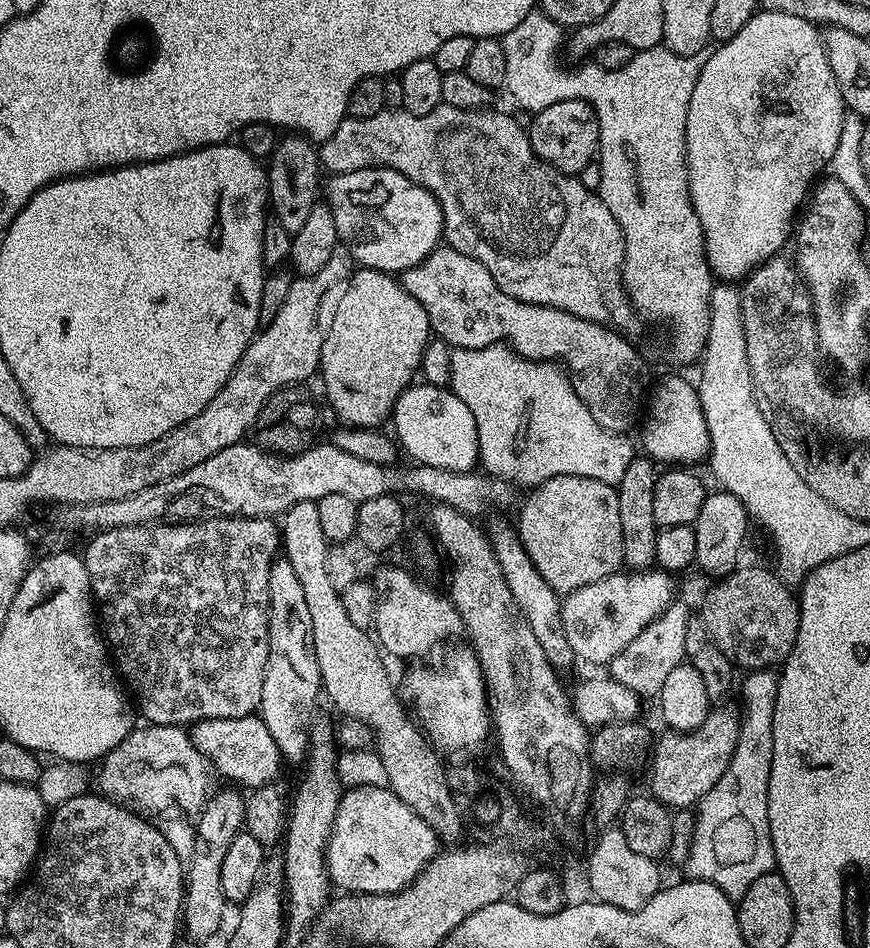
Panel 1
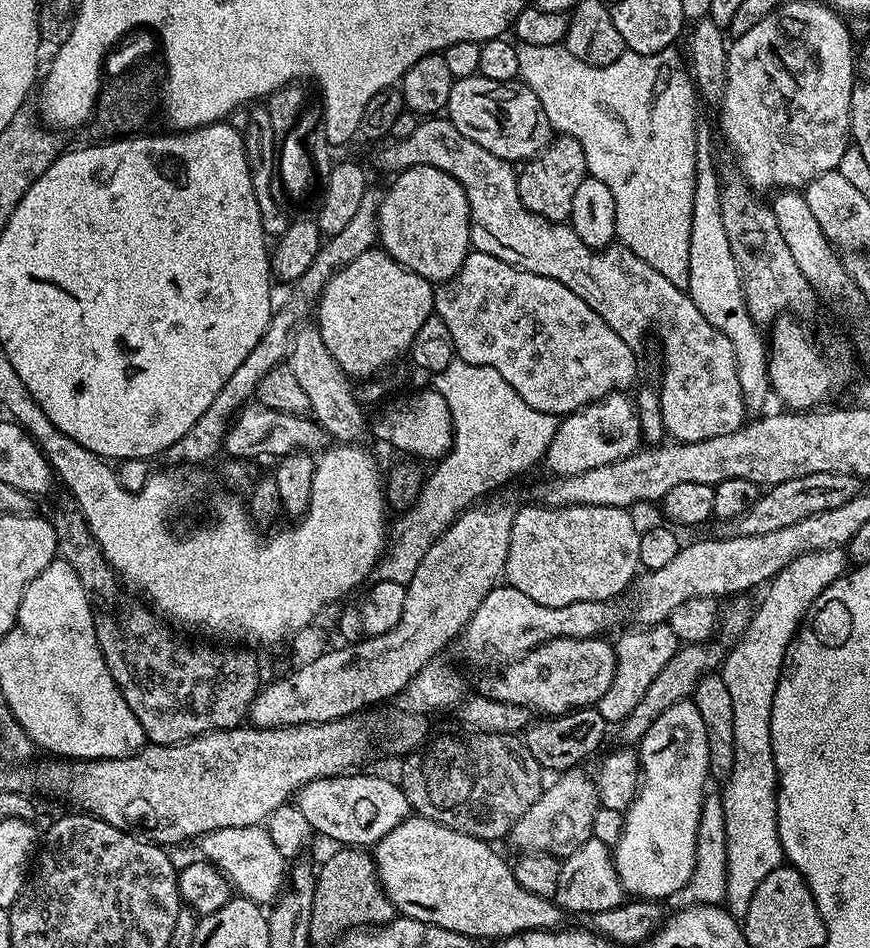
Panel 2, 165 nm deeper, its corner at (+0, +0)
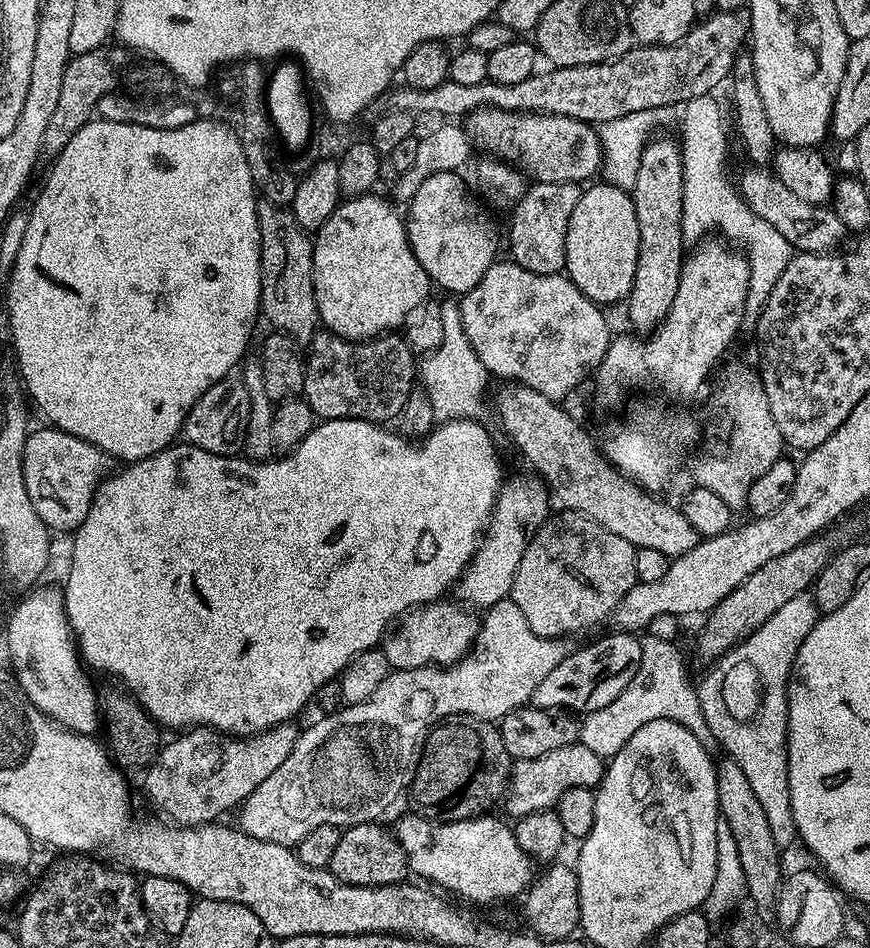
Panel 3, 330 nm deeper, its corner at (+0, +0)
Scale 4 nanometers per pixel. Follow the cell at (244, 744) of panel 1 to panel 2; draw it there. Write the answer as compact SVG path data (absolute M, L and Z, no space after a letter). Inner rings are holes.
M341 774L339 776L323 776L317 780L312 780L308 784L302 785L295 793L294 803L298 810L302 810L302 814L306 814L306 822L310 822L313 833L325 836L328 840L337 840L335 843L340 846L375 846L380 839L386 834L390 834L390 830L394 830L396 826L401 824L403 820L409 816L410 809L408 807L408 799L406 794L400 788L399 783L395 779L387 780L384 776L356 776L360 774Z

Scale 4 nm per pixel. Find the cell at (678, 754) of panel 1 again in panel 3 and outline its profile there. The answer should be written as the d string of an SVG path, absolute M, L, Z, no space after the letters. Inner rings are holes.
M579 742L562 746L562 750L550 750L538 758L518 760L513 763L512 777L508 779L508 791L502 801L502 808L519 818L547 808L555 809L556 804L571 788L595 789L604 777L605 761L594 750L586 750Z

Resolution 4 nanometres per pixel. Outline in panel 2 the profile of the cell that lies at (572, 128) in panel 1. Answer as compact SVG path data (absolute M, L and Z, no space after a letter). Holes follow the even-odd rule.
M560 134L549 141L539 155L528 160L519 169L516 178L518 194L526 210L553 222L564 222L571 217L574 194L587 176L586 154L582 146L573 136Z

